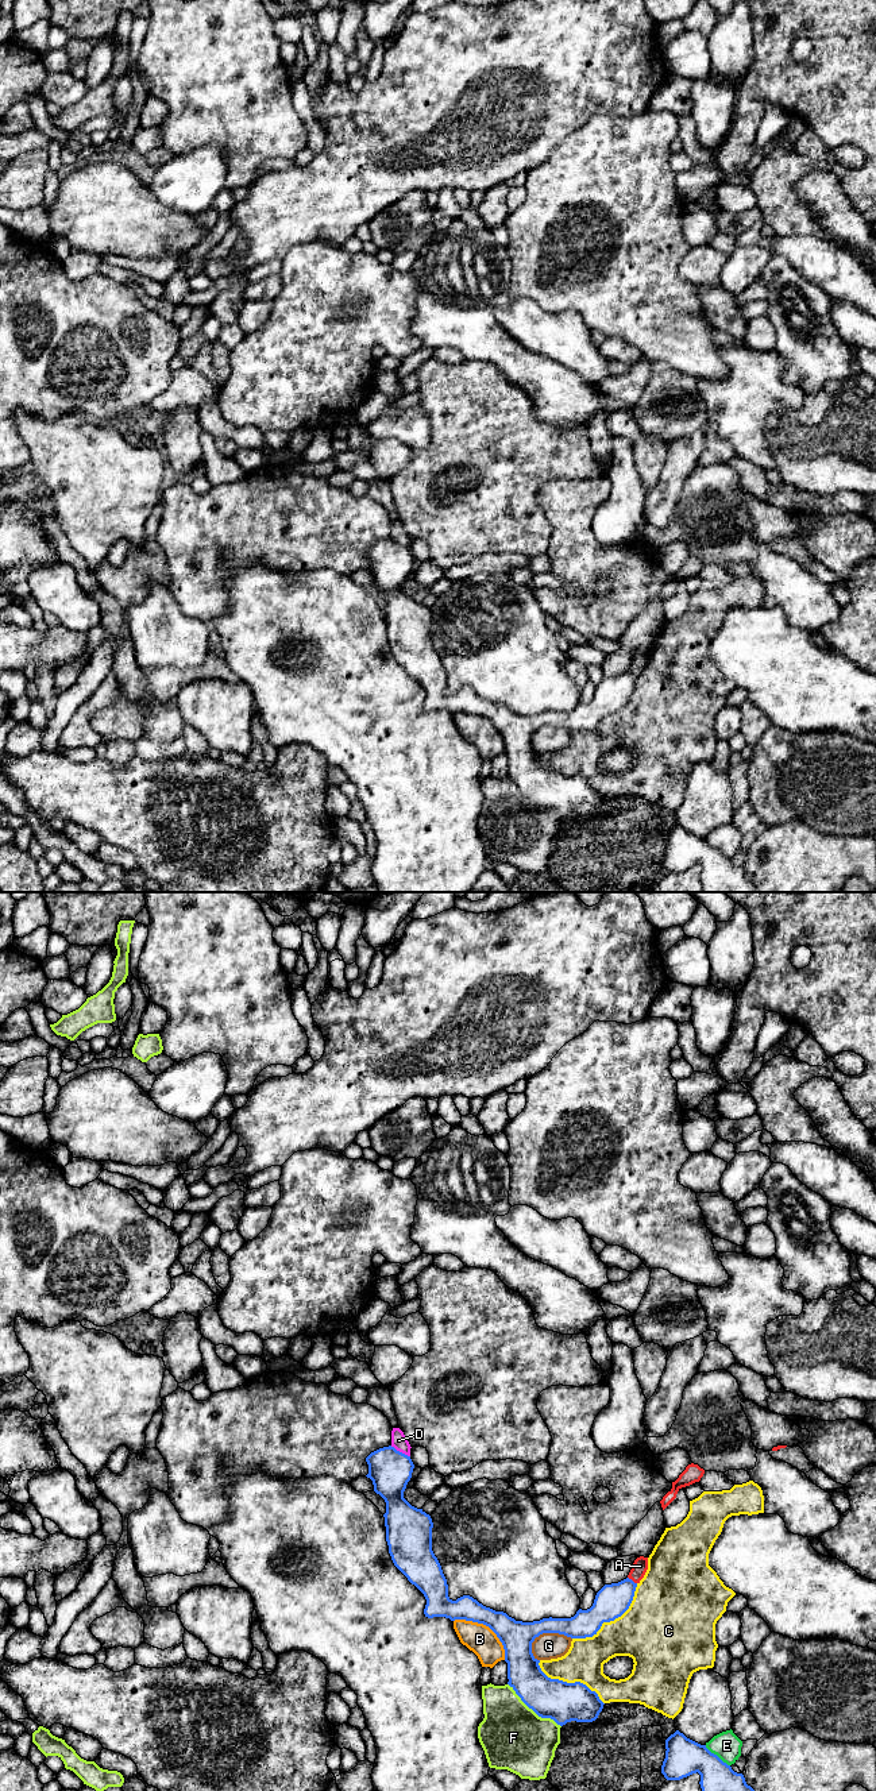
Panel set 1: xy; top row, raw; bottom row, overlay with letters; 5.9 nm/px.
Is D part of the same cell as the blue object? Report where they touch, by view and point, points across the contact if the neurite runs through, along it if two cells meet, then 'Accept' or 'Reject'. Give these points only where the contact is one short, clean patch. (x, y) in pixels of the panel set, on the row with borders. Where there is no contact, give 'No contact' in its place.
Touches blue at xy (398, 1451). Reject

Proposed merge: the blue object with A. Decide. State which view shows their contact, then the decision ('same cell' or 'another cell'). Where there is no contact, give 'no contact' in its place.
xy | another cell

